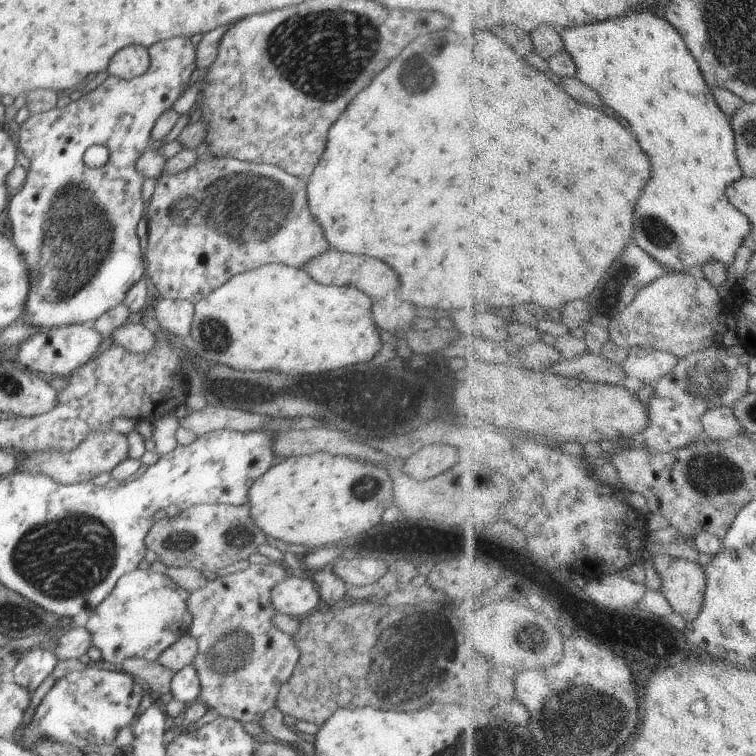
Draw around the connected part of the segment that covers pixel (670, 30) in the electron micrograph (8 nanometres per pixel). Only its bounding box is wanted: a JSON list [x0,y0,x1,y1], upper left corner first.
[564,12,752,273]

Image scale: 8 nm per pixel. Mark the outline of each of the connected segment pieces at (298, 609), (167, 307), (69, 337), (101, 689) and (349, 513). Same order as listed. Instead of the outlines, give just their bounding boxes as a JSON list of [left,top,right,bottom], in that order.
[[272,576,320,619],[151,299,195,338],[17,324,104,379],[18,666,145,751],[248,452,394,550]]

